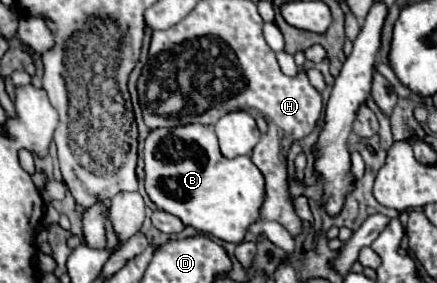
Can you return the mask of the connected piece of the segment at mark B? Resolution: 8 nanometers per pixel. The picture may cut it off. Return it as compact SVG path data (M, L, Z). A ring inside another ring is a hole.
M189 124L189 126L175 126L173 130L169 128L149 130L145 138L145 148L143 148L143 162L145 162L147 196L157 208L177 216L185 226L193 226L195 230L205 232L209 236L239 244L245 236L247 226L251 222L257 222L259 208L261 208L263 194L265 194L263 174L247 156L237 156L233 160L225 158L219 152L217 136L211 126Z

